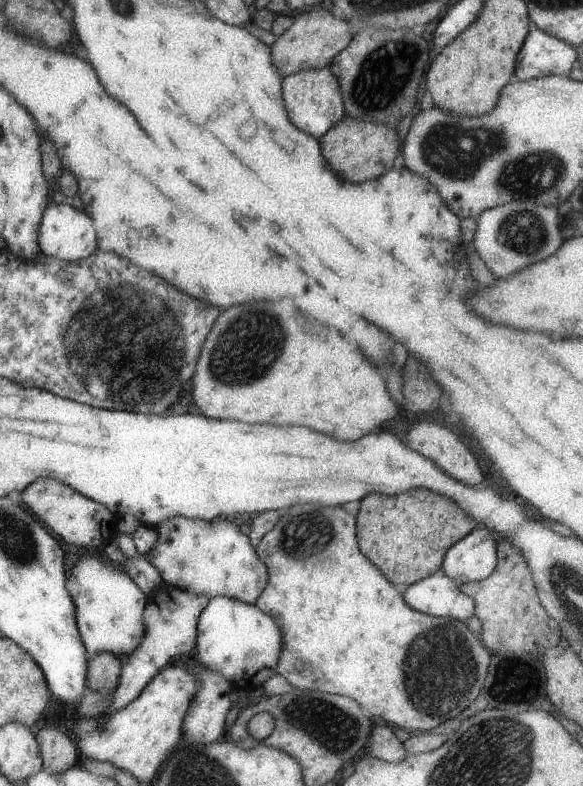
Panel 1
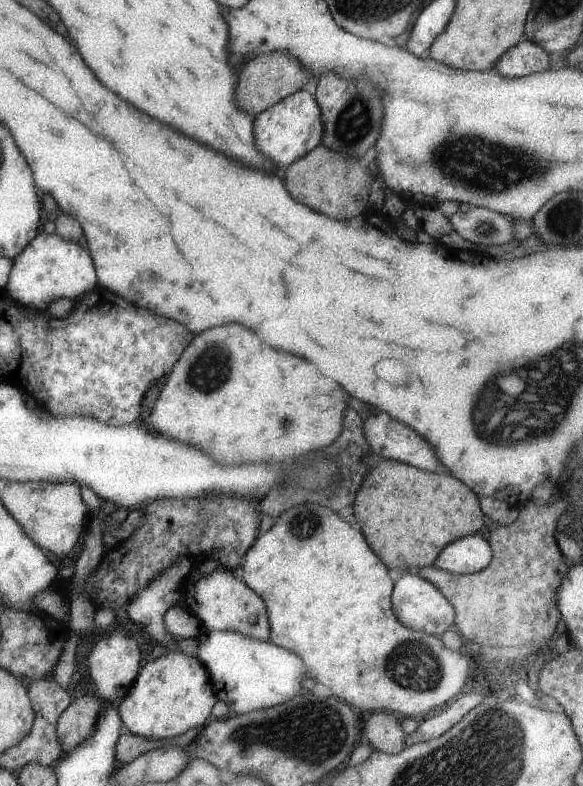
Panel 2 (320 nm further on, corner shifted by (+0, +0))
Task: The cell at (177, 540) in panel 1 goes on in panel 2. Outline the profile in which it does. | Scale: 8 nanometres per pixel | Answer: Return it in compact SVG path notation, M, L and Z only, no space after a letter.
M218 566L206 575L189 572L179 584L180 603L189 615L196 616L202 625L212 630L233 630L255 640L269 641L270 628L265 604L257 592L253 592L229 568Z

